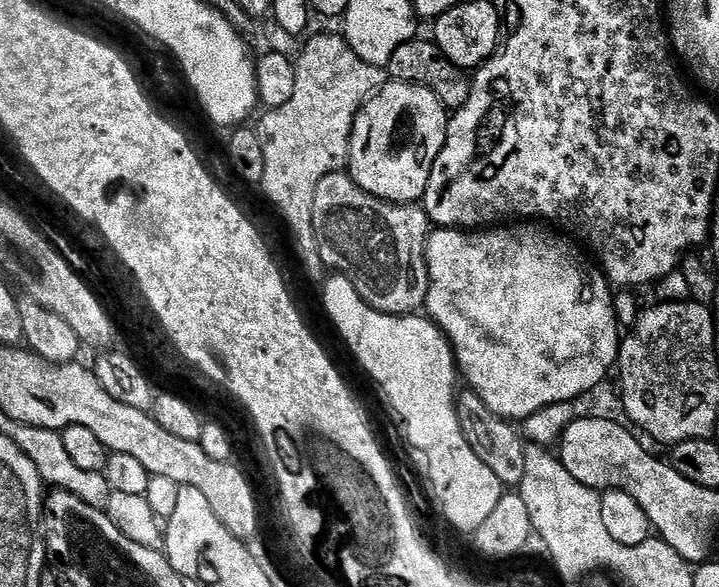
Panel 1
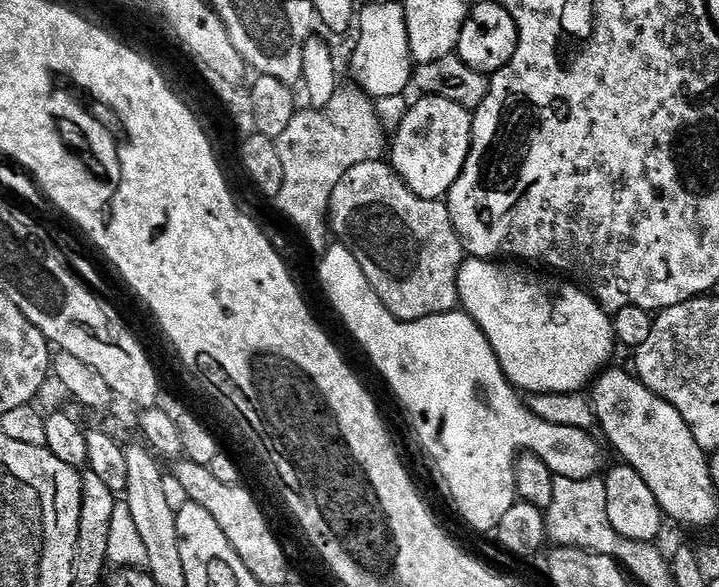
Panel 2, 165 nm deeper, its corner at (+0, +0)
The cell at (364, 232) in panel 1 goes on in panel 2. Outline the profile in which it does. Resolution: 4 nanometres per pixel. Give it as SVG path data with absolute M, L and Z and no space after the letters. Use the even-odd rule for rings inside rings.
M362 162L342 174L330 198L328 226L331 235L354 254L358 266L362 266L362 274L366 274L370 286L395 320L421 320L457 307L454 265L461 259L462 245L448 219L447 207L440 200L423 200L414 194L387 163Z

